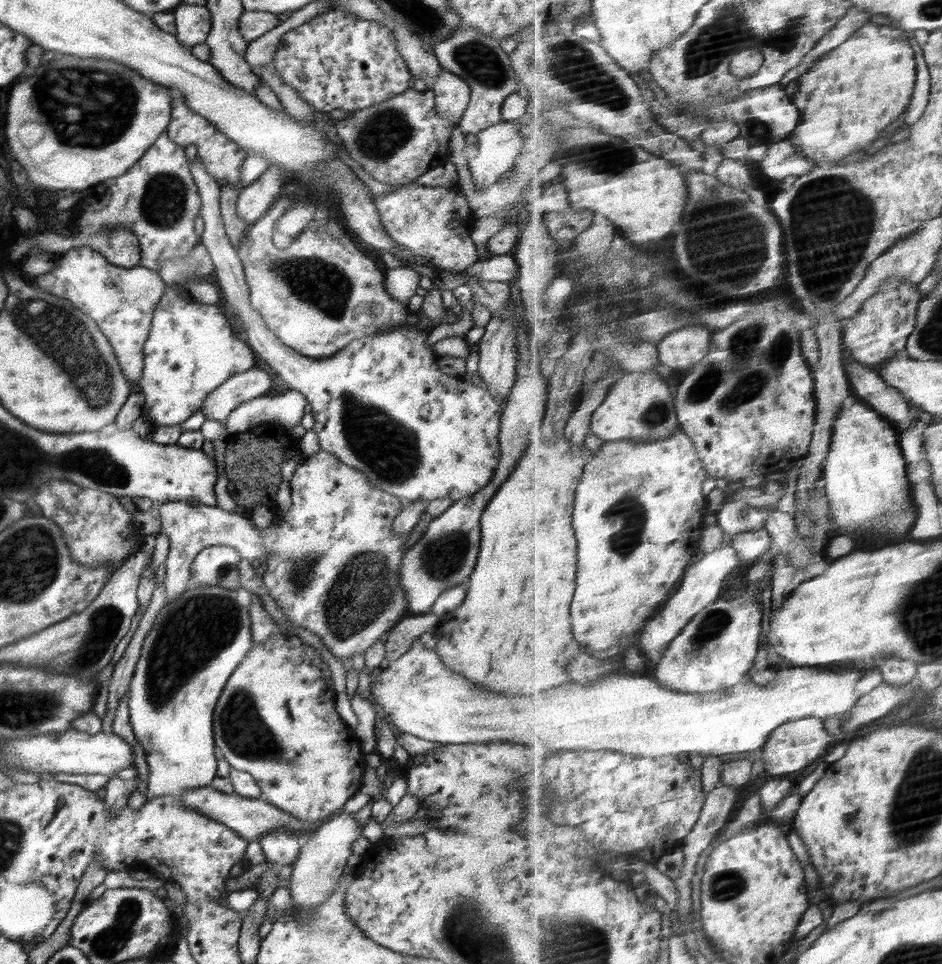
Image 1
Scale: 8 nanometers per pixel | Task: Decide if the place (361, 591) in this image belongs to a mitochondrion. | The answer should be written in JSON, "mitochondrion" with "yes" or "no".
{"mitochondrion":"yes"}

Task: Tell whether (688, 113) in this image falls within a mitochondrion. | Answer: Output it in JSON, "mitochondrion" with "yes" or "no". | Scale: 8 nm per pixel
{"mitochondrion":"yes"}

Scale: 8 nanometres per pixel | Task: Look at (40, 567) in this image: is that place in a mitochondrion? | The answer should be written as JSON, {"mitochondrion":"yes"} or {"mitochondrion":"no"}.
{"mitochondrion":"yes"}

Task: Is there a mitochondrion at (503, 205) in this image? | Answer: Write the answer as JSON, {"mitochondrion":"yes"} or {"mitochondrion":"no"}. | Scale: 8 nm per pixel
{"mitochondrion":"no"}

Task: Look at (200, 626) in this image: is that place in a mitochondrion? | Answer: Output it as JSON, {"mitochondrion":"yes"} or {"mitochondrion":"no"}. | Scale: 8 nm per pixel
{"mitochondrion":"yes"}

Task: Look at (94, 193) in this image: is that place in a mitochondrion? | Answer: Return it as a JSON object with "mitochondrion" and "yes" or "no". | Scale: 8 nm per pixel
{"mitochondrion":"no"}

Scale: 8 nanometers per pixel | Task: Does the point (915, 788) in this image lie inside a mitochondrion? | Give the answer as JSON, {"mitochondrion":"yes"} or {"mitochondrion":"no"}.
{"mitochondrion":"yes"}

